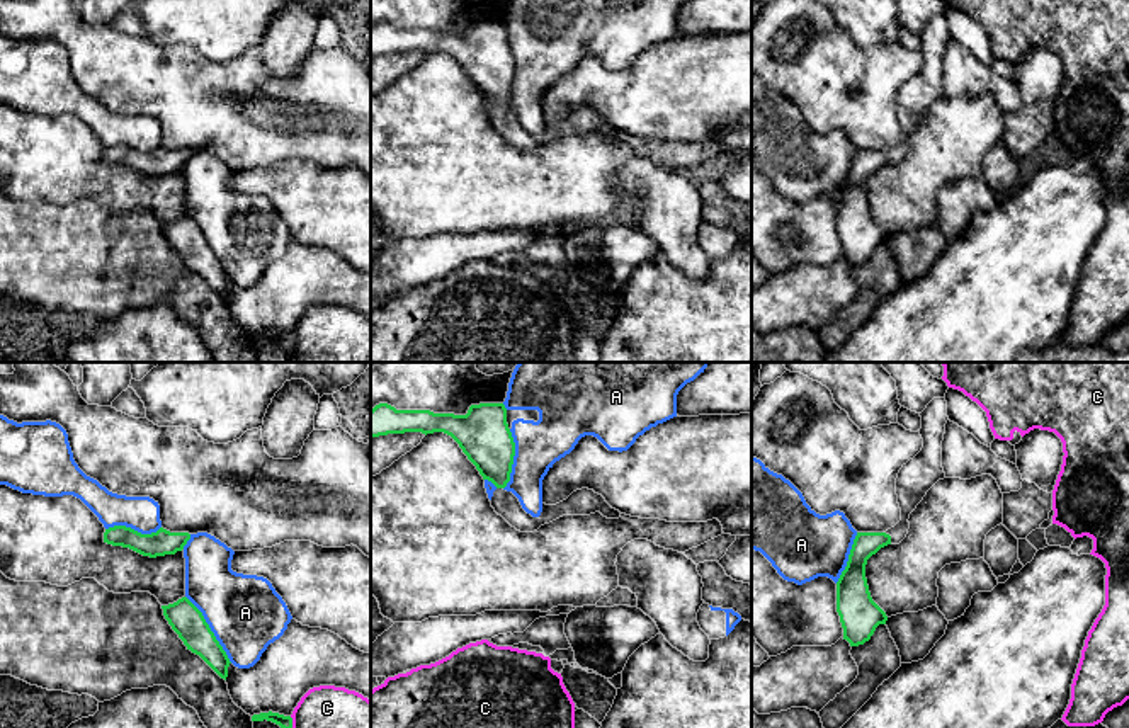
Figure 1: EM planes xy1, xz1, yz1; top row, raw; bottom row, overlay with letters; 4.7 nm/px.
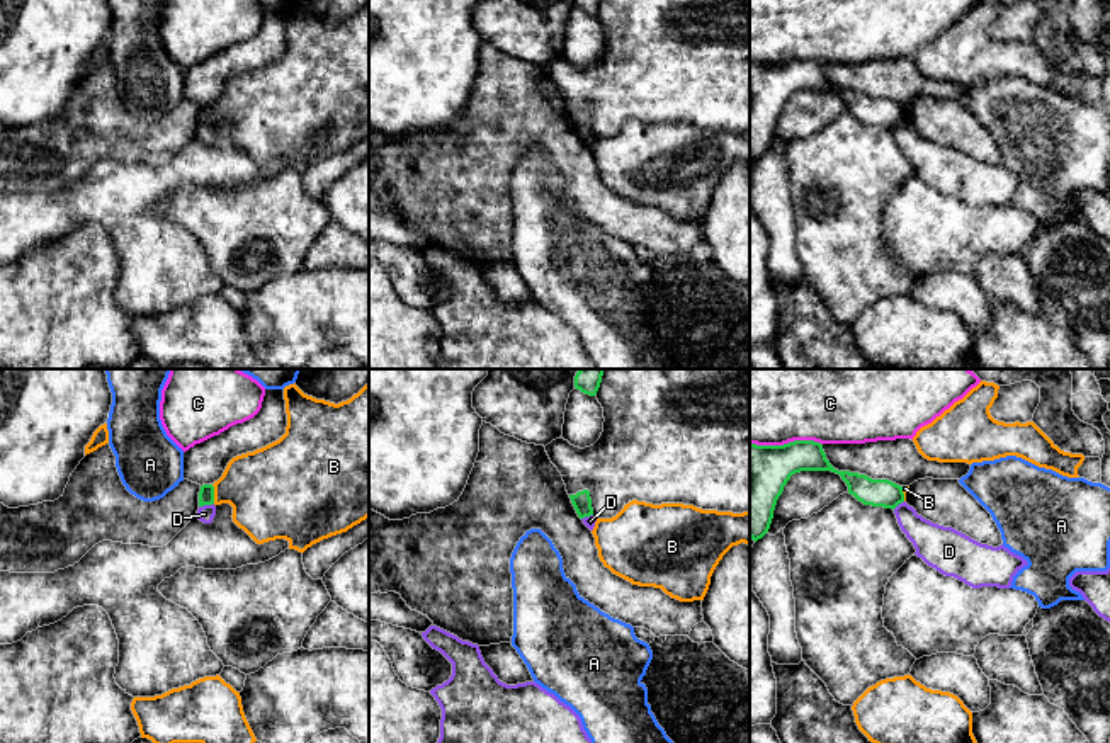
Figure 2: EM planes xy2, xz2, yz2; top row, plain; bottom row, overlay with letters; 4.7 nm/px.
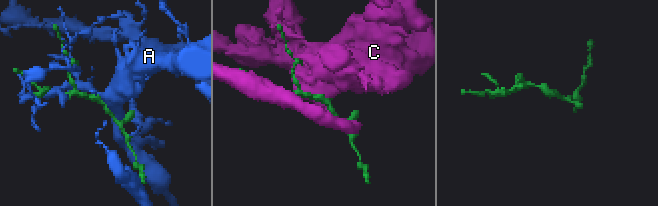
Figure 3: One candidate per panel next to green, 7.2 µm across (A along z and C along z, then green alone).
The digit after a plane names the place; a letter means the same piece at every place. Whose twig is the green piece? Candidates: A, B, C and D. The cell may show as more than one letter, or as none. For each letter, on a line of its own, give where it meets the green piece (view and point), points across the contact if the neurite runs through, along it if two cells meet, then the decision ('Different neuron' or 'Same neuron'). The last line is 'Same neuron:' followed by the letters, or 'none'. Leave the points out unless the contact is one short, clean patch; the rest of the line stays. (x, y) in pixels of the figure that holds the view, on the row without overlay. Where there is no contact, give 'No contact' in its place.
A: Touches green at xy1 (209, 249). Different neuron
B: Touches green at xy2 (213, 113). Boundary: xy2 (211, 104), (215, 121). Different neuron
C: Touches green at yz2 (784, 63). Different neuron
D: Touches green at xy2 (206, 123). Boundary: xy2 (213, 121), (199, 126). Different neuron
Same neuron: none

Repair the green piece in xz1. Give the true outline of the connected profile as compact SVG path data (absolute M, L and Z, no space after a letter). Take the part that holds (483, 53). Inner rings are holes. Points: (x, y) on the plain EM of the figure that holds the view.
M379 22L371 29L371 58L405 51L422 51L425 54L444 51L451 54L483 99L496 105L490 119L495 131L520 151L534 151L563 134L600 131L607 138L621 136L621 131L612 128L602 114L588 107L573 111L556 124L542 122L539 136L527 133L519 117L505 109L510 100L515 61L507 43L503 22L471 24L466 34L396 29L388 22Z

